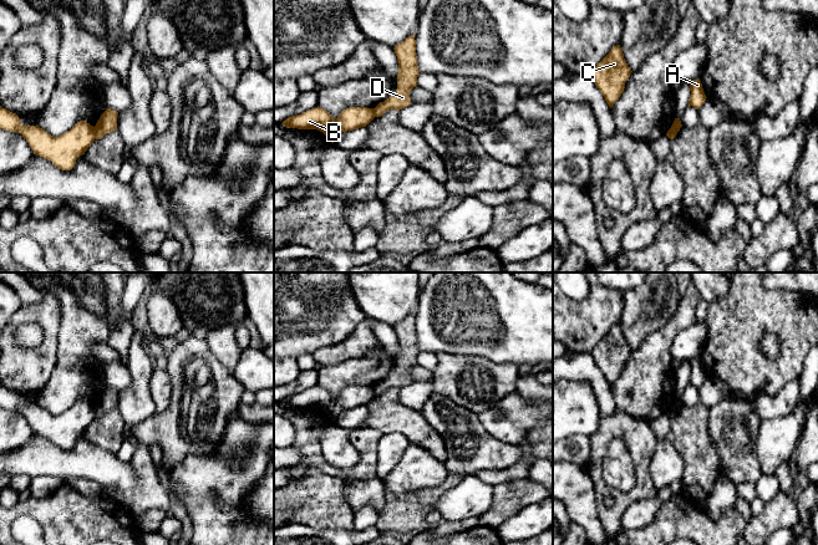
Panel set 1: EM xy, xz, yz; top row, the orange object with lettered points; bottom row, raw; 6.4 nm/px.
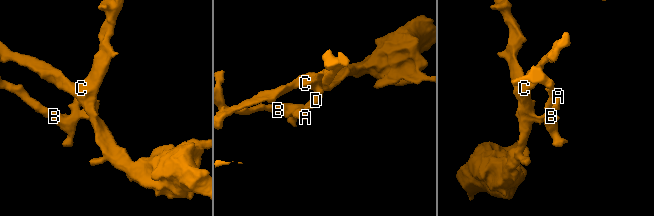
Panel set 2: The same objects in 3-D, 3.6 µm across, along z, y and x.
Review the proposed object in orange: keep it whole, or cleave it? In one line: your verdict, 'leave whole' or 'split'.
split

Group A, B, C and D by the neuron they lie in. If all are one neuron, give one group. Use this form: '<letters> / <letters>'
A B / C D

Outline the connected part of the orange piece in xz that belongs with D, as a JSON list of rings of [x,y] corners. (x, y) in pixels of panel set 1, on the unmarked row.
[[[415,312],[393,326],[398,340],[397,368],[380,381],[375,387],[375,396],[381,396],[390,388],[402,388],[411,383],[410,370],[417,365],[417,356],[421,353],[417,346]]]

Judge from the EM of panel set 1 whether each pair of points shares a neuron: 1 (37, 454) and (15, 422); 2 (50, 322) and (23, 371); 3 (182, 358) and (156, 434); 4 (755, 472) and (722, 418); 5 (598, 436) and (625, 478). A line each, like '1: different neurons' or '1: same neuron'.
1: different neurons
2: same neuron
3: same neuron
4: same neuron
5: different neurons

